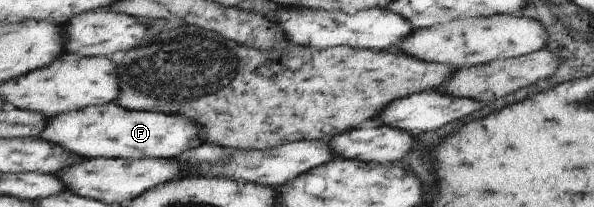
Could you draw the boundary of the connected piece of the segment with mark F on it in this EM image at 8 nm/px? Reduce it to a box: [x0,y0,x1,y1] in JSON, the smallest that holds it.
[35,102,203,160]

